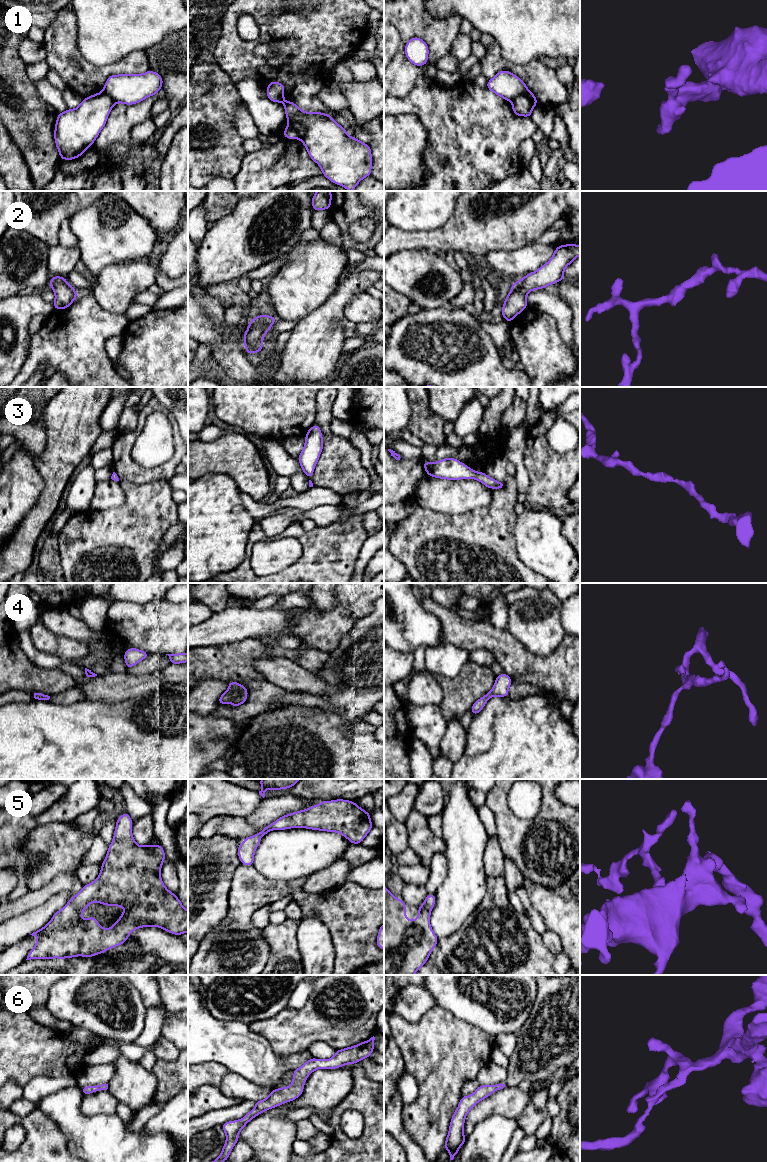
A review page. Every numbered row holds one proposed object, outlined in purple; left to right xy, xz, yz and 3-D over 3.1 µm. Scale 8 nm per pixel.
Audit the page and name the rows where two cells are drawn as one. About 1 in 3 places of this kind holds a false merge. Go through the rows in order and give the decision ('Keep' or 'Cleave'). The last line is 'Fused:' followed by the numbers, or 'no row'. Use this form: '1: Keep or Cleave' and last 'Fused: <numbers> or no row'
1: Cleave
2: Keep
3: Keep
4: Keep
5: Keep
6: Keep
Fused: 1

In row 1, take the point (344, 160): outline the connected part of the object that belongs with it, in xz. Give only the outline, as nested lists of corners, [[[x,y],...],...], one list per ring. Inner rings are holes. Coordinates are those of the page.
[[[283,101],[283,105],[286,119],[297,122],[305,129],[302,143],[310,158],[320,166],[322,174],[332,183],[353,191],[363,178],[371,176],[372,154],[369,145],[357,140],[355,136],[348,136],[347,131],[330,114],[305,112],[290,101]]]

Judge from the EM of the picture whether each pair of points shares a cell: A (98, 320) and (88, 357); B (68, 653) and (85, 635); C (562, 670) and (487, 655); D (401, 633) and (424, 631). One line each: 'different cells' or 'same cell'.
A: same cell
B: different cells
C: different cells
D: same cell

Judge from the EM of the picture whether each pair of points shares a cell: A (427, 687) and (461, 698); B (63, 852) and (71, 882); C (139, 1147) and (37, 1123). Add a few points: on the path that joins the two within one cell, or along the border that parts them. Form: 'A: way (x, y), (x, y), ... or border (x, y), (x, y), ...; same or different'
A: border (433, 675), (443, 693), (443, 698), (439, 705); different
B: border (81, 858), (73, 868), (60, 872), (48, 883); different
C: border (42, 1111), (65, 1136), (69, 1149); different

